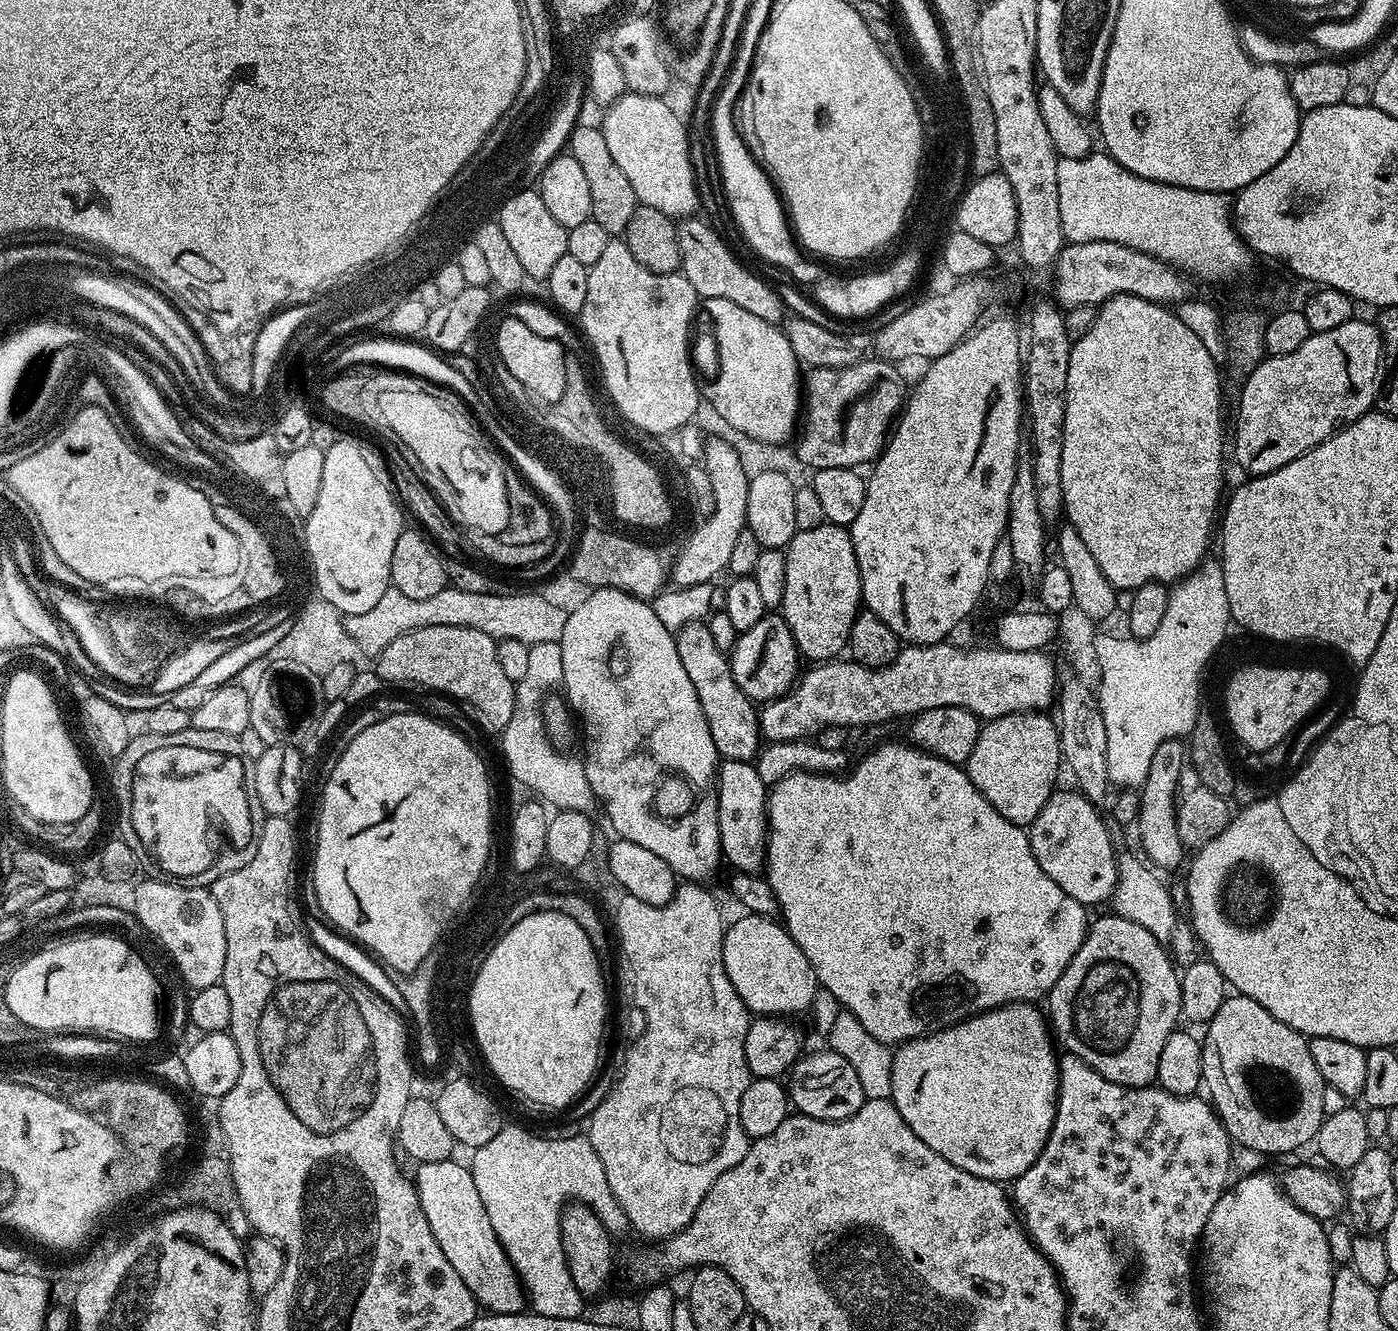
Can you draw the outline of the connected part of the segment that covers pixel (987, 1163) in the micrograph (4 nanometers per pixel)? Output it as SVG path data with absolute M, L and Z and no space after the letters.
M1035 1003L1004 1004L1001 1008L991 1008L988 1012L979 1012L977 1016L971 1016L969 1020L961 1020L959 1024L953 1024L950 1028L941 1028L939 1032L930 1032L927 1036L919 1036L916 1040L906 1040L895 1049L892 1057L892 1094L891 1101L895 1104L898 1114L934 1150L934 1154L942 1154L946 1162L954 1162L962 1170L974 1174L983 1180L997 1182L1014 1182L1042 1154L1042 1150L1048 1141L1050 1130L1054 1126L1056 1117L1056 1098L1060 1095L1060 1061L1058 1059L1057 1045L1054 1043L1053 1033L1050 1031L1049 1021L1045 1013L1040 1012Z

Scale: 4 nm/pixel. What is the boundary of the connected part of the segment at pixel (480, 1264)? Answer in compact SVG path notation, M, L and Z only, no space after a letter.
M458 1160L430 1162L415 1169L414 1183L422 1214L426 1214L426 1222L430 1222L430 1230L438 1246L442 1246L442 1254L446 1254L450 1266L454 1266L458 1278L466 1282L466 1288L481 1309L492 1314L525 1311L526 1293L520 1275L500 1244L498 1234L494 1234L490 1218L486 1218L486 1206L482 1206L478 1186L474 1186L471 1167L467 1163L459 1164Z

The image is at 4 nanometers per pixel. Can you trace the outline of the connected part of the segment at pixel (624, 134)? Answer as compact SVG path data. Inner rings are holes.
M628 92L614 103L607 105L602 121L606 146L610 146L610 155L622 169L622 174L630 178L630 186L634 186L634 194L640 204L654 206L654 210L662 210L662 214L673 218L688 218L698 208L696 179L692 173L692 159L688 153L688 128L685 121L679 120L667 109L658 96L643 96L637 92Z

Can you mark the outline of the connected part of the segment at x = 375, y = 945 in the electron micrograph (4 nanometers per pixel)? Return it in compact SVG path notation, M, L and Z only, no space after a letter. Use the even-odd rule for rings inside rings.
M413 710L404 714L394 714L381 718L378 722L374 722L374 726L369 726L367 730L362 730L362 734L358 734L358 738L354 738L354 742L350 742L350 746L346 746L344 751L335 757L336 765L332 768L332 773L328 776L328 781L324 784L324 797L320 800L320 825L316 828L316 857L312 860L312 888L316 891L316 900L320 903L320 908L325 912L327 923L335 926L344 936L351 938L356 944L363 946L373 957L379 958L387 967L402 972L412 972L431 952L431 946L437 941L438 937L444 932L444 928L448 926L451 920L457 919L456 911L463 908L469 903L476 885L489 867L488 855L492 852L492 784L488 781L488 768L484 765L484 760L455 732L452 728L447 728L444 724L439 724L439 719L423 716L419 710Z

